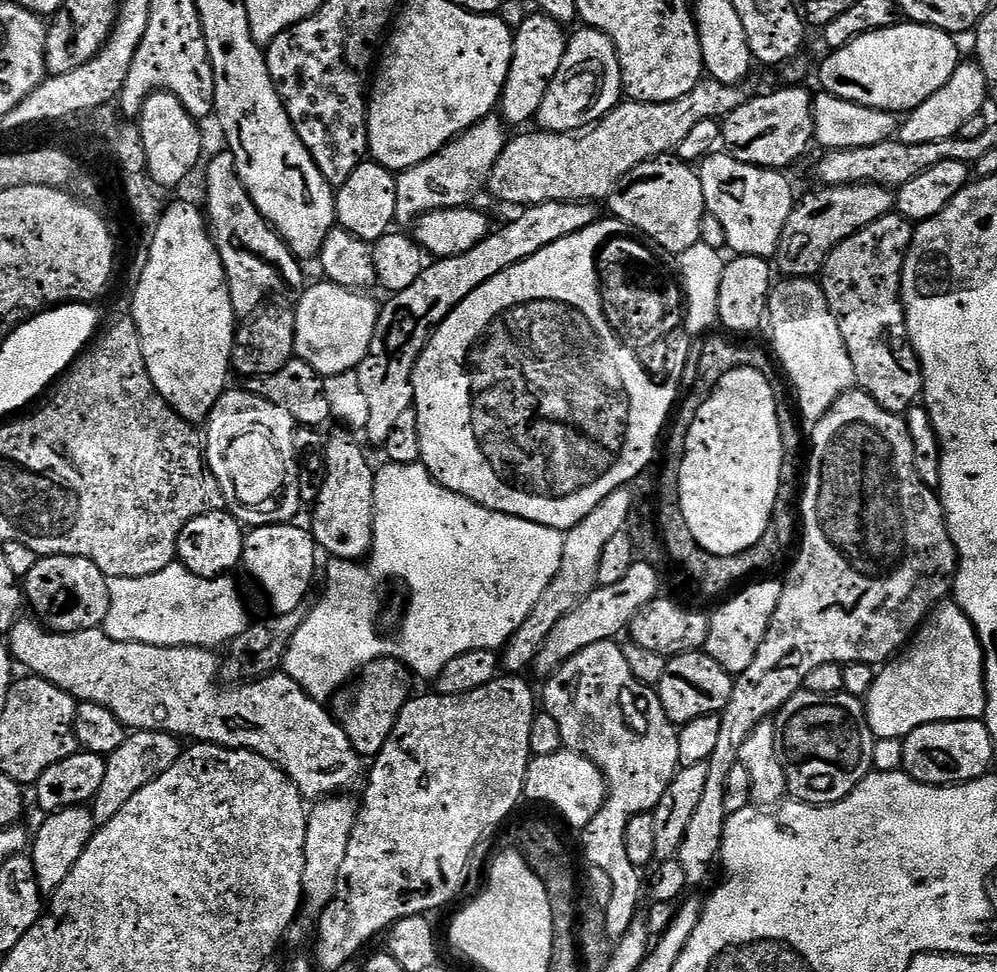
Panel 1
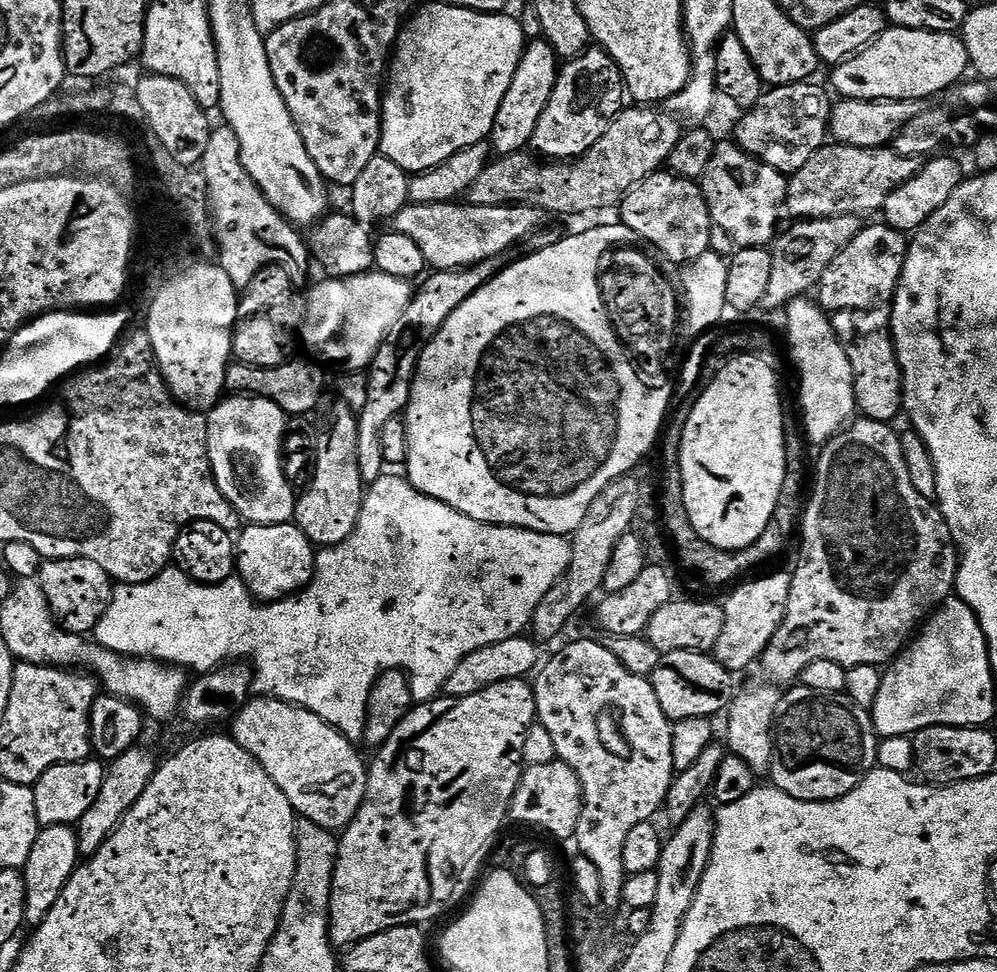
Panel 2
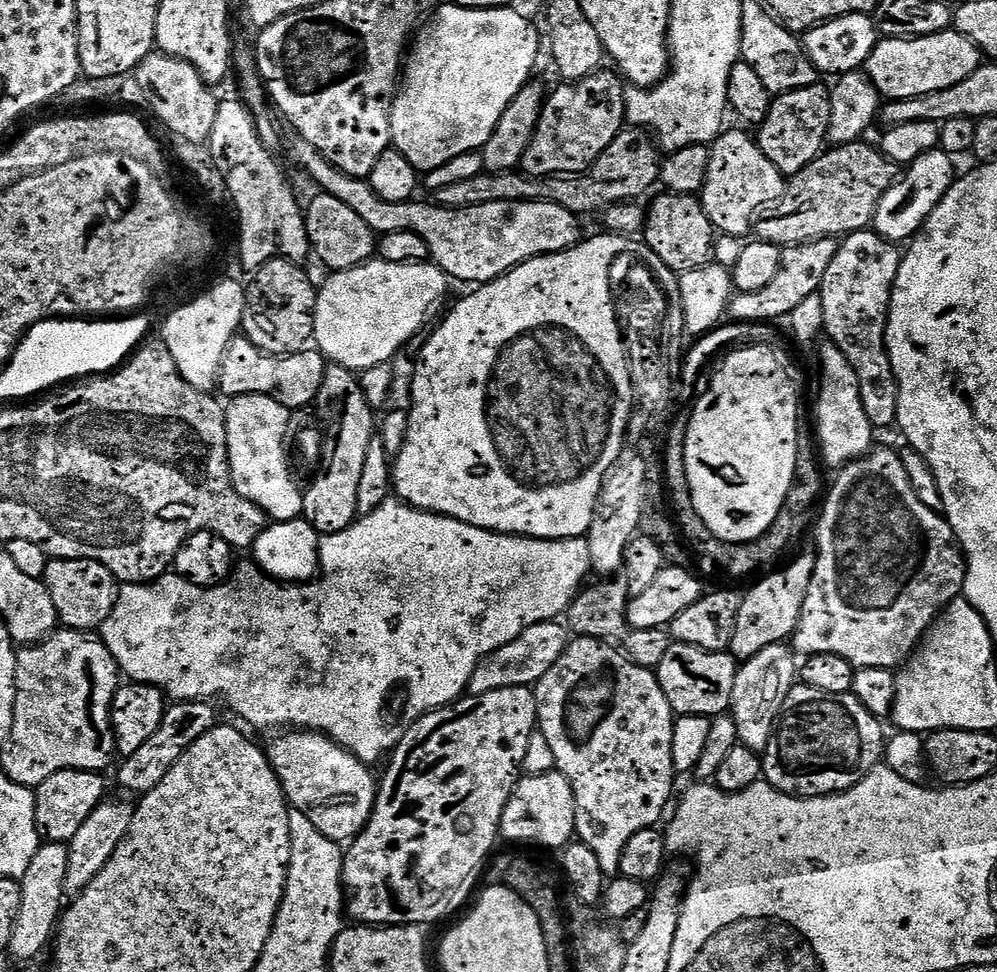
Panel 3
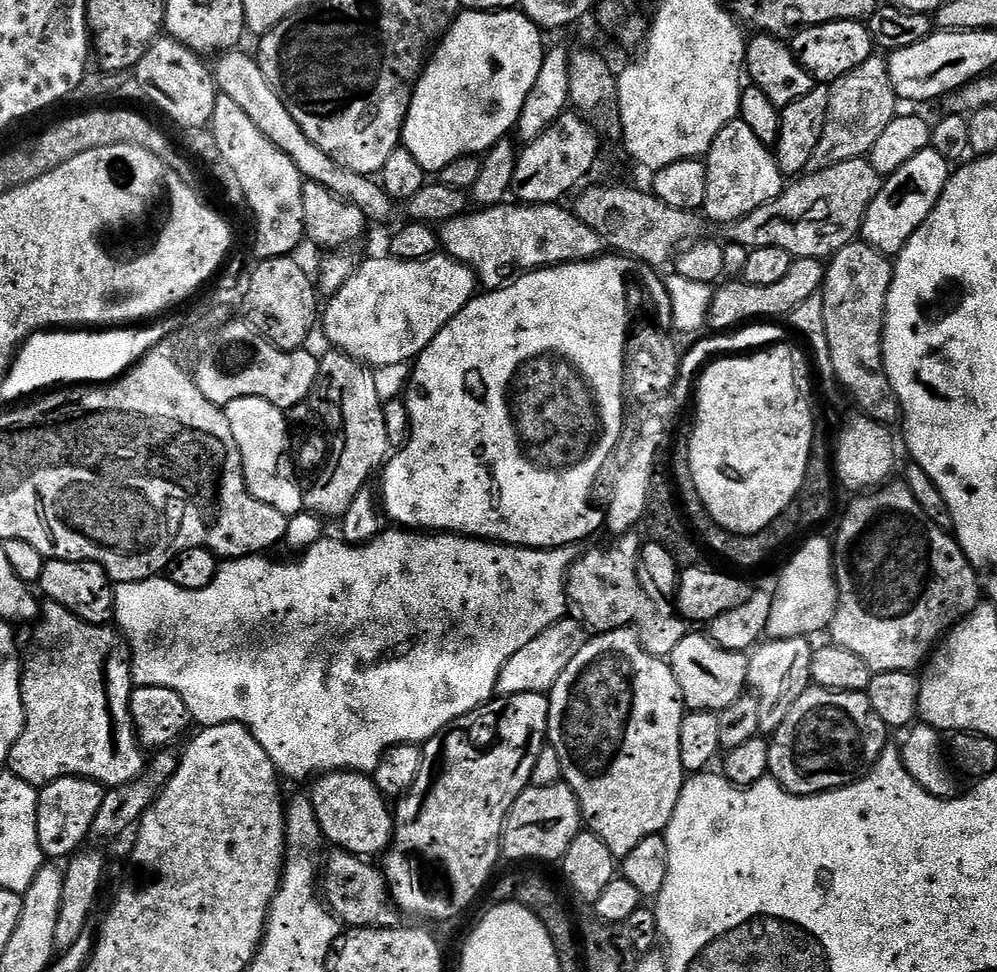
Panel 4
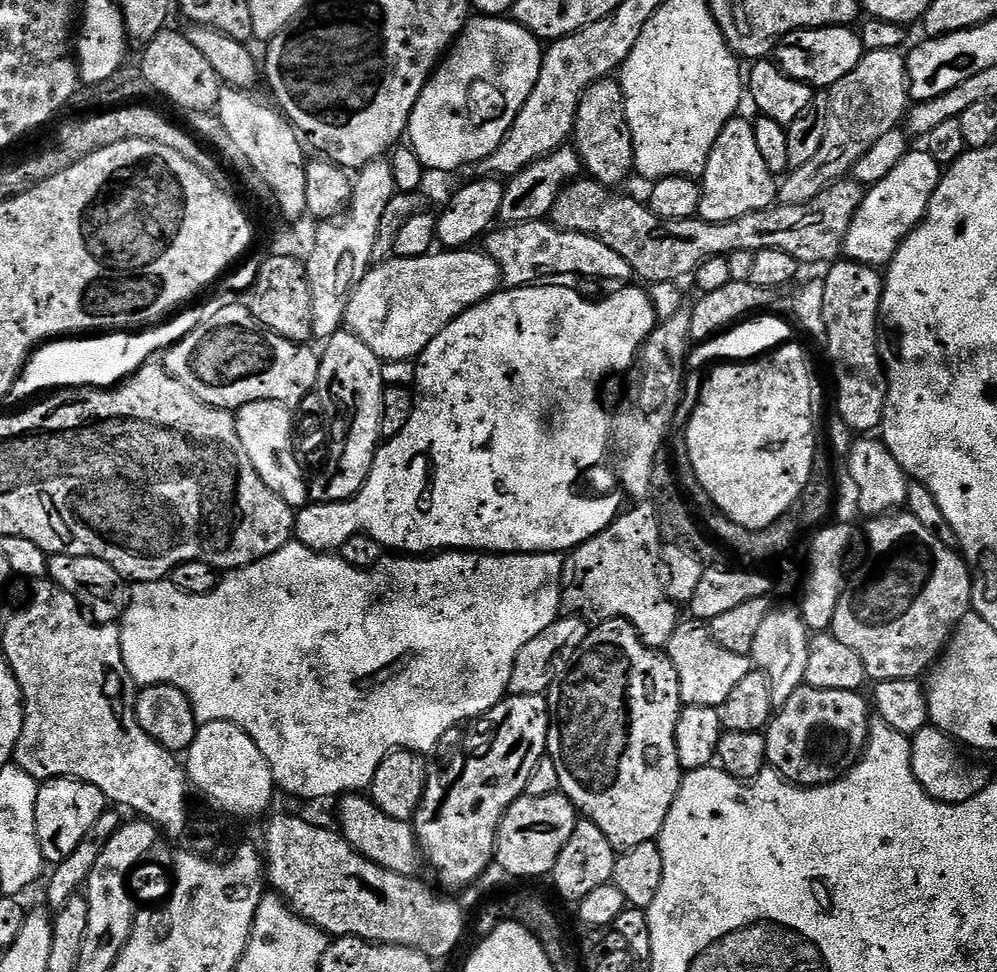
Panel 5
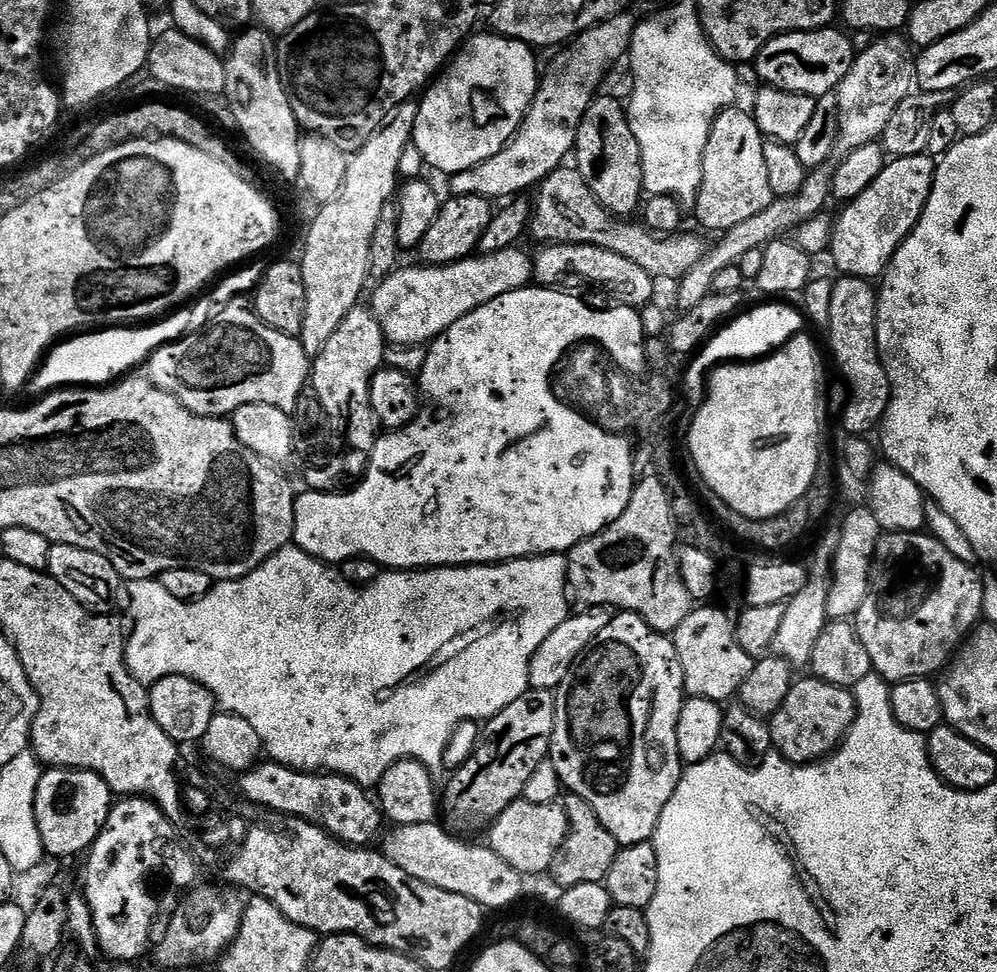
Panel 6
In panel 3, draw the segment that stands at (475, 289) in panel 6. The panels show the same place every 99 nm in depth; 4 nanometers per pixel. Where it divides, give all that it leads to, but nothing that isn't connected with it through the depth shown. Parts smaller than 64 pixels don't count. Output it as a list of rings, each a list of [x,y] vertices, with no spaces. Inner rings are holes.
[[[373,258],[367,264],[359,264],[345,272],[333,272],[329,280],[319,285],[316,293],[314,314],[314,344],[325,361],[340,364],[360,374],[367,368],[387,364],[401,351],[400,348],[411,336],[420,332],[420,327],[440,308],[448,296],[450,278],[441,268],[431,262],[423,264],[399,264]]]

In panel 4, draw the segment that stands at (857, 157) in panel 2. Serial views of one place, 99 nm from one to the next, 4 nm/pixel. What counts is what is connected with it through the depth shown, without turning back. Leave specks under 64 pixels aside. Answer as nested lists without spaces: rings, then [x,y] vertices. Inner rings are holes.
[[[866,158],[838,162],[821,172],[808,172],[801,175],[795,182],[789,183],[776,200],[771,200],[769,204],[763,204],[761,208],[754,210],[749,216],[744,216],[741,220],[727,225],[727,239],[731,243],[749,250],[778,246],[789,252],[794,258],[801,260],[814,258],[821,262],[827,261],[835,256],[838,250],[853,243],[861,235],[864,215],[870,202],[879,194],[881,183],[881,176],[877,174],[872,163]]]

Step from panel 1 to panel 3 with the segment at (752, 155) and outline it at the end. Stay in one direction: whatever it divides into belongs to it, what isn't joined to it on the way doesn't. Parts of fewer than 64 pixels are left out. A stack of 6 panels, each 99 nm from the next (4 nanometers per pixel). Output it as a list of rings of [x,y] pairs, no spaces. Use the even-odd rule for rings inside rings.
[[[817,82],[802,90],[779,93],[773,99],[766,118],[758,126],[758,143],[762,154],[774,162],[774,166],[786,178],[800,173],[825,151],[830,126],[831,87]]]

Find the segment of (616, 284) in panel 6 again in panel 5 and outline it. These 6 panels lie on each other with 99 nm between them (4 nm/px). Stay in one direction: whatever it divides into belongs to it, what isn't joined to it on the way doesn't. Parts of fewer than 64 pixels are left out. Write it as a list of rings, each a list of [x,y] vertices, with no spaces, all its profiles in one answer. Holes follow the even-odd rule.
[[[547,219],[497,227],[487,233],[487,240],[488,255],[500,268],[503,279],[512,286],[528,286],[541,278],[564,278],[560,276],[597,276],[600,280],[620,280],[616,282],[628,282],[634,276],[630,262],[626,262],[622,254],[610,250],[606,242],[598,242],[598,238],[590,234],[558,228]]]

